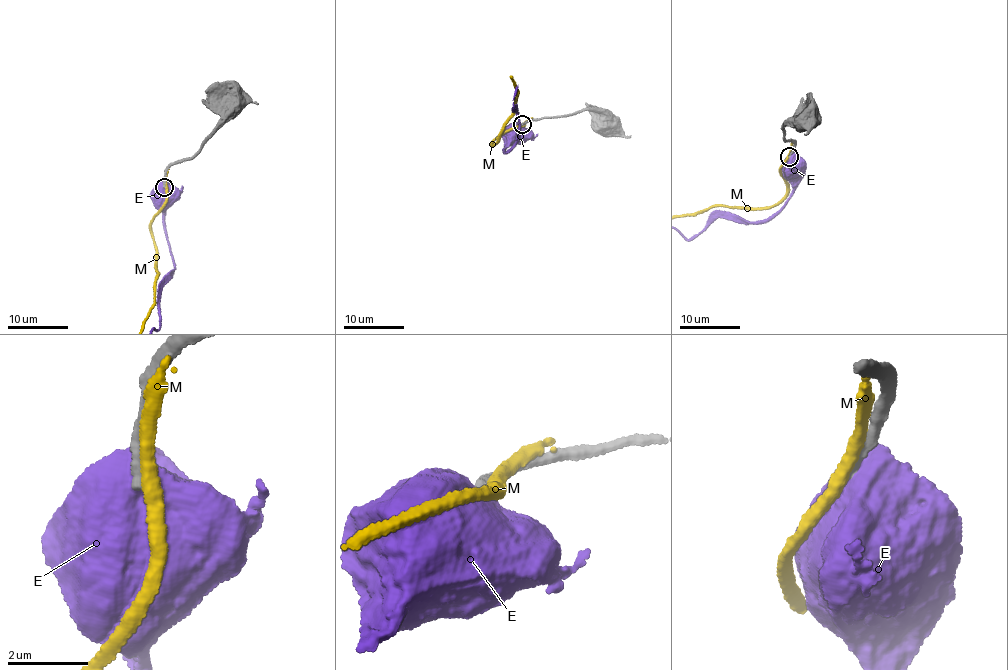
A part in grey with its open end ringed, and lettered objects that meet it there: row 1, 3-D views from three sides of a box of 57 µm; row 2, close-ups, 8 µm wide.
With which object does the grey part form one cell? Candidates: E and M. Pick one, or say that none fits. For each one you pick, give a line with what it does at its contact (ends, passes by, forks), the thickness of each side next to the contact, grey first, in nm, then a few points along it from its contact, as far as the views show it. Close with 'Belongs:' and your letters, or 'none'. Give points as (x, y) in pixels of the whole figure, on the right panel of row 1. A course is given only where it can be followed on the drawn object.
Belongs: none

